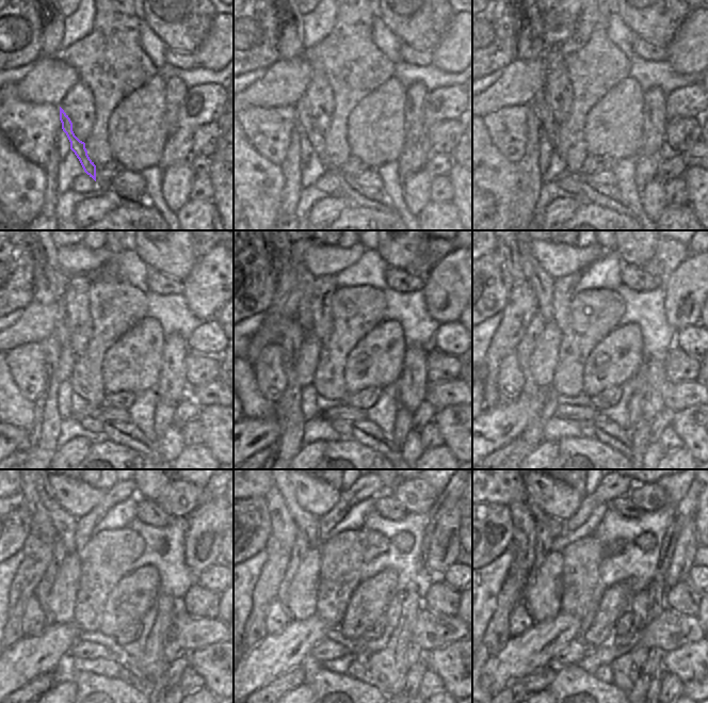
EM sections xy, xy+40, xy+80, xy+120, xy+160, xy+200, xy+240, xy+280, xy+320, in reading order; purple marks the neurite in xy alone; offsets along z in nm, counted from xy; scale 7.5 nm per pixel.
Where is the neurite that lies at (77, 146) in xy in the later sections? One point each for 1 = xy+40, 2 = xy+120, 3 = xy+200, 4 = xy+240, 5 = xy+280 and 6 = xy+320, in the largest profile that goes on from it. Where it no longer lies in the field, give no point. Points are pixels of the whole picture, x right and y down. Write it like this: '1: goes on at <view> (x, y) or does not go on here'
1: goes on at xy+40 (304, 118)
2: goes on at xy+120 (61, 333)
3: goes on at xy+200 (542, 284)
4: goes on at xy+240 (65, 524)
5: goes on at xy+280 (308, 524)
6: goes on at xy+320 (537, 514)

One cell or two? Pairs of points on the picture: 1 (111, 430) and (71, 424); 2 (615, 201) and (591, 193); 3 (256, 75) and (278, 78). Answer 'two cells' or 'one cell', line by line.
1: two cells
2: one cell
3: two cells

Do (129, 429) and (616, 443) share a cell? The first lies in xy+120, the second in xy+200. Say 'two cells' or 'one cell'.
one cell

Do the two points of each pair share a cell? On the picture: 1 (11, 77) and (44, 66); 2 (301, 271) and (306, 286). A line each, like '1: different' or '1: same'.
1: different
2: same

